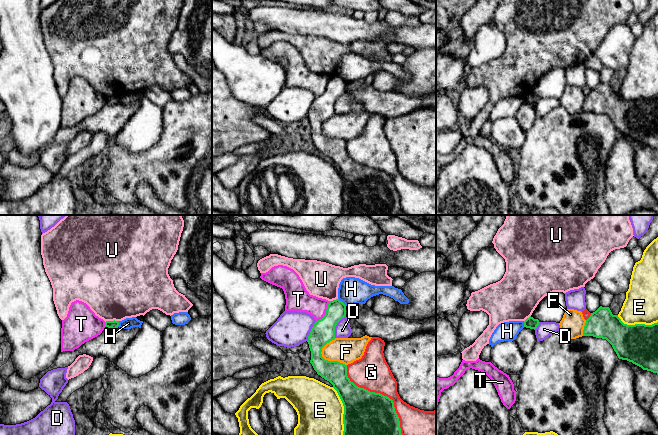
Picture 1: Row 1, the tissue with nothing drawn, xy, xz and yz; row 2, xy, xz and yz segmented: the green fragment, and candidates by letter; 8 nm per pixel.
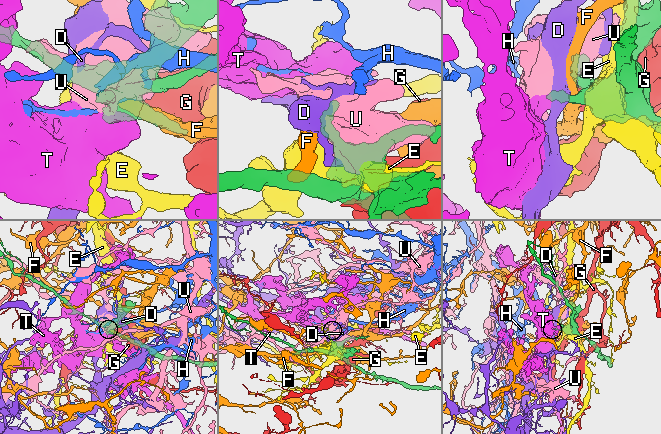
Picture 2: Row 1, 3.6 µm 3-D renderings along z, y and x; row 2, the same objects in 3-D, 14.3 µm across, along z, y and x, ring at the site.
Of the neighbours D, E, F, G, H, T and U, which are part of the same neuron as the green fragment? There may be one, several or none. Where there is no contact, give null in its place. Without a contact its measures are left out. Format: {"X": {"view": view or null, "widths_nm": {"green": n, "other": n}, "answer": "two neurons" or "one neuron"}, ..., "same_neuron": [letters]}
{"D": {"view": "xz", "widths_nm": {"green": 190, "other": 130}, "answer": "two neurons"}, "E": {"view": "xz", "widths_nm": {"green": 360, "other": 380}, "answer": "two neurons"}, "F": {"view": "xz", "widths_nm": {"green": 190, "other": 200}, "answer": "two neurons"}, "G": {"view": "xz", "widths_nm": {"green": 360, "other": 280}, "answer": "two neurons"}, "H": {"view": "xz", "widths_nm": {"green": 160, "other": 220}, "answer": "two neurons"}, "T": {"view": "xz", "widths_nm": {"green": 190, "other": 190}, "answer": "two neurons"}, "U": {"view": "xy", "widths_nm": {"green": 70, "other": 480}, "answer": "two neurons"}, "same_neuron": []}

